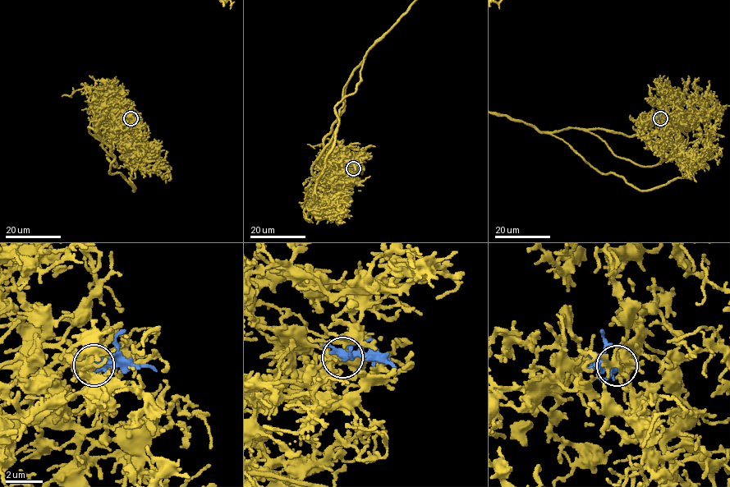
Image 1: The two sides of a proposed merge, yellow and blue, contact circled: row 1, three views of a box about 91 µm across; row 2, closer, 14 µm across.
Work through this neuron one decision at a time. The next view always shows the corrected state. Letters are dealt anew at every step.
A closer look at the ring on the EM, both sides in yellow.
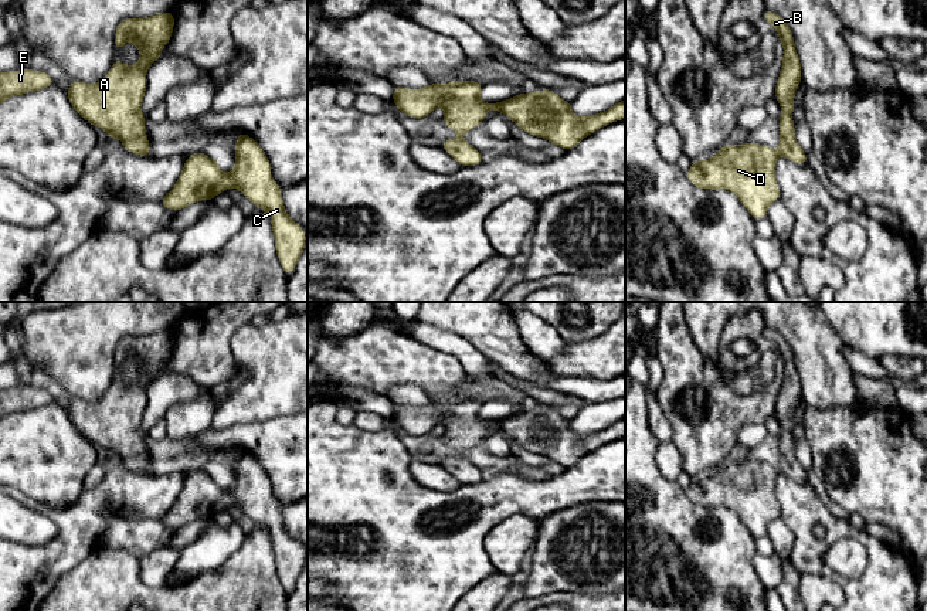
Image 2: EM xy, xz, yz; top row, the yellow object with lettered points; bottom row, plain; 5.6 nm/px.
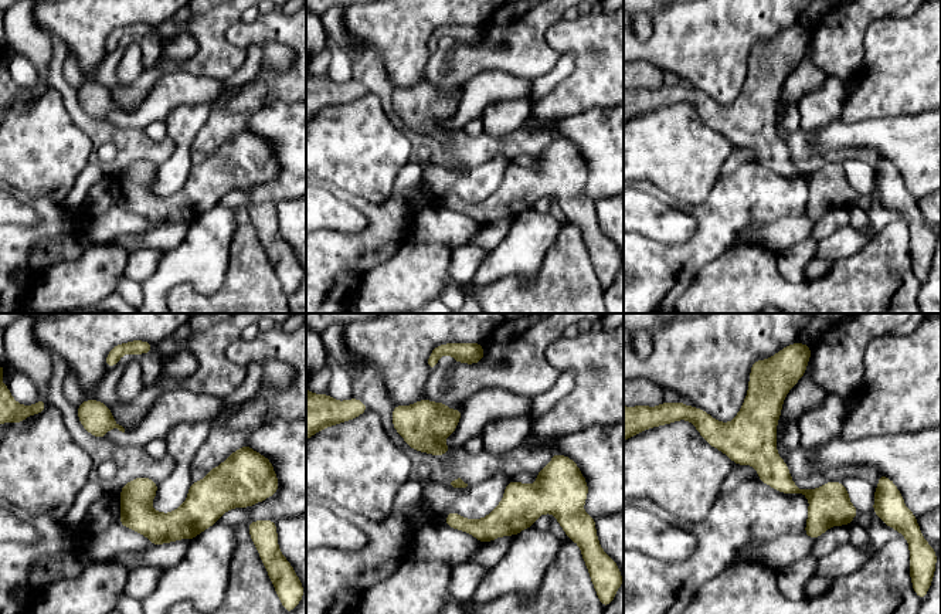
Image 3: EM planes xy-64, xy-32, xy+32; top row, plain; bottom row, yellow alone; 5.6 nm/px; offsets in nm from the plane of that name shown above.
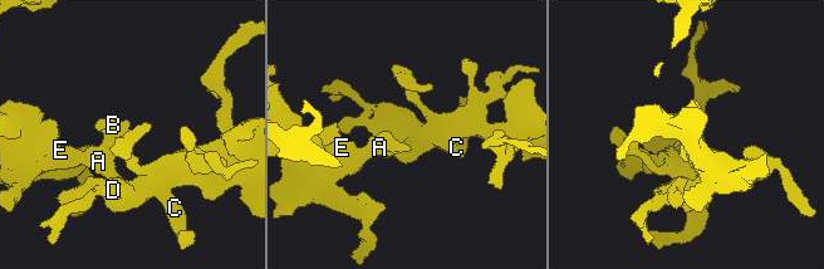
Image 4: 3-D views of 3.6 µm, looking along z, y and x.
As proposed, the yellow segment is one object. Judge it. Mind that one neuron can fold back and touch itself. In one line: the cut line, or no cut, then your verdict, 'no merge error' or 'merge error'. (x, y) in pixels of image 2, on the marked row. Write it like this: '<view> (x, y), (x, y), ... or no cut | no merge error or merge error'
no cut | no merge error

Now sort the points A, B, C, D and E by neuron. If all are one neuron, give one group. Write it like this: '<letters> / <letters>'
A B C D E

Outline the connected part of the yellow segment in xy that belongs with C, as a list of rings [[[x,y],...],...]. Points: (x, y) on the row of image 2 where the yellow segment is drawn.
[[[238,133],[234,147],[235,167],[223,173],[218,162],[204,152],[186,157],[184,167],[160,204],[180,211],[198,200],[214,200],[221,191],[235,187],[271,217],[276,255],[289,276],[305,251],[306,232],[283,206],[281,187],[271,176],[271,163],[261,146],[247,133]]]

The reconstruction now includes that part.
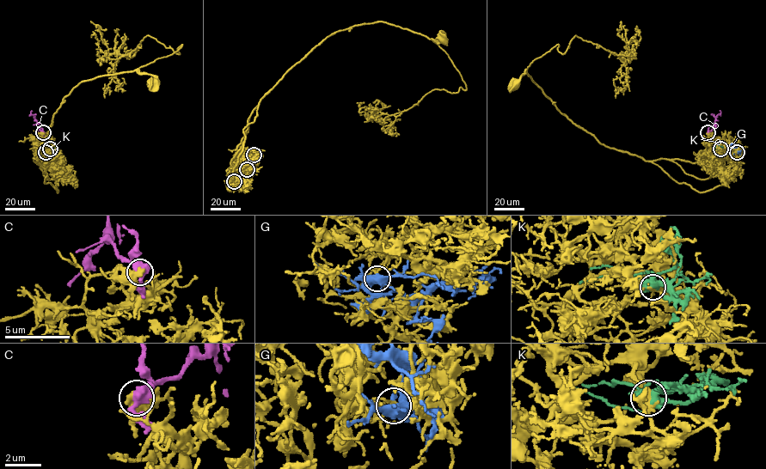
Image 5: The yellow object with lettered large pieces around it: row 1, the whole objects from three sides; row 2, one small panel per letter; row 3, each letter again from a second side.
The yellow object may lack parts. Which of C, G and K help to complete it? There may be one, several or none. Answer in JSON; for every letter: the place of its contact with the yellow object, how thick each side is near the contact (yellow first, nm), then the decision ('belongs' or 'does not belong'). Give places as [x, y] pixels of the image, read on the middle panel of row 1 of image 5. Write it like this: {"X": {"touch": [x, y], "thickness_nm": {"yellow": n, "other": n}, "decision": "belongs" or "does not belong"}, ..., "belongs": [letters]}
{"C": {"touch": [254, 155], "thickness_nm": {"yellow": 360, "other": 650}, "decision": "does not belong"}, "G": {"touch": [234, 181], "thickness_nm": {"yellow": 140, "other": 500}, "decision": "does not belong"}, "K": {"touch": [247, 169], "thickness_nm": {"yellow": 180, "other": 550}, "decision": "belongs"}, "belongs": ["K"]}

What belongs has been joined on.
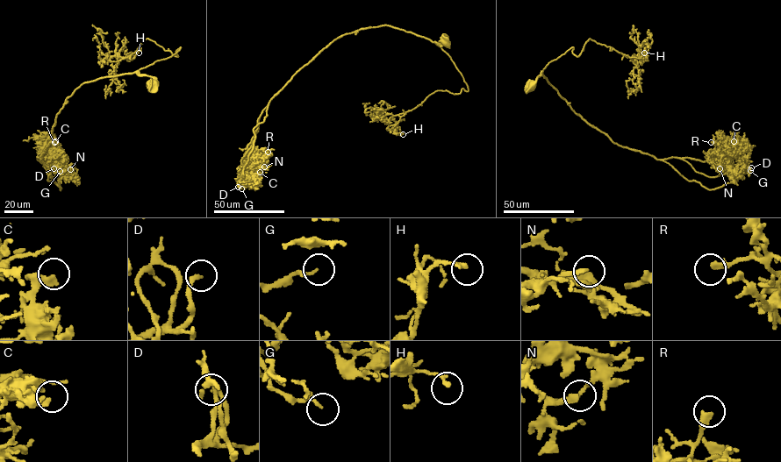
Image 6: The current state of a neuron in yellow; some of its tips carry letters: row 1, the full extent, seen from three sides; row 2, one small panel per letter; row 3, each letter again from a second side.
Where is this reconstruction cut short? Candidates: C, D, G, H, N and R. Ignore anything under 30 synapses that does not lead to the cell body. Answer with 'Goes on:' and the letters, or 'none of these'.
Goes on: D, G

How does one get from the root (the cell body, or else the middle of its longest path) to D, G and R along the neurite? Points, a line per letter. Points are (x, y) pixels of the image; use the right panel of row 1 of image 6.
D: (532, 84), (542, 73), (574, 112), (614, 143), (665, 161), (689, 181), (709, 189), (734, 182), (751, 167)
G: (532, 84), (542, 73), (574, 112), (614, 143), (665, 161), (689, 181), (709, 189), (734, 182), (750, 170)
R: (532, 84), (542, 73), (574, 112), (610, 139), (657, 159), (719, 160), (721, 158), (720, 146), (711, 142)

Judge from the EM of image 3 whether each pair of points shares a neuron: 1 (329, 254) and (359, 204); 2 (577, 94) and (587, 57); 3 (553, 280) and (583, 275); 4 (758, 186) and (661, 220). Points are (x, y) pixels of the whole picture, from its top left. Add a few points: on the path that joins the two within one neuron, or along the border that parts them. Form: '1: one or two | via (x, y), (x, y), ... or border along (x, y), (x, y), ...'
1: one | via (346, 254), (372, 229), (372, 220)
2: one | via (585, 85), (587, 65)
3: one | via (560, 280), (576, 275)
4: two | border along (654, 196), (696, 221), (688, 241)

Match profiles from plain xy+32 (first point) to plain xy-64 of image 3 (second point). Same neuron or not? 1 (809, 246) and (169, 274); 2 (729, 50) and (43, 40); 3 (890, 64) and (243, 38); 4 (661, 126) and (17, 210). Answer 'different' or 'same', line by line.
1: different
2: different
3: same
4: same

